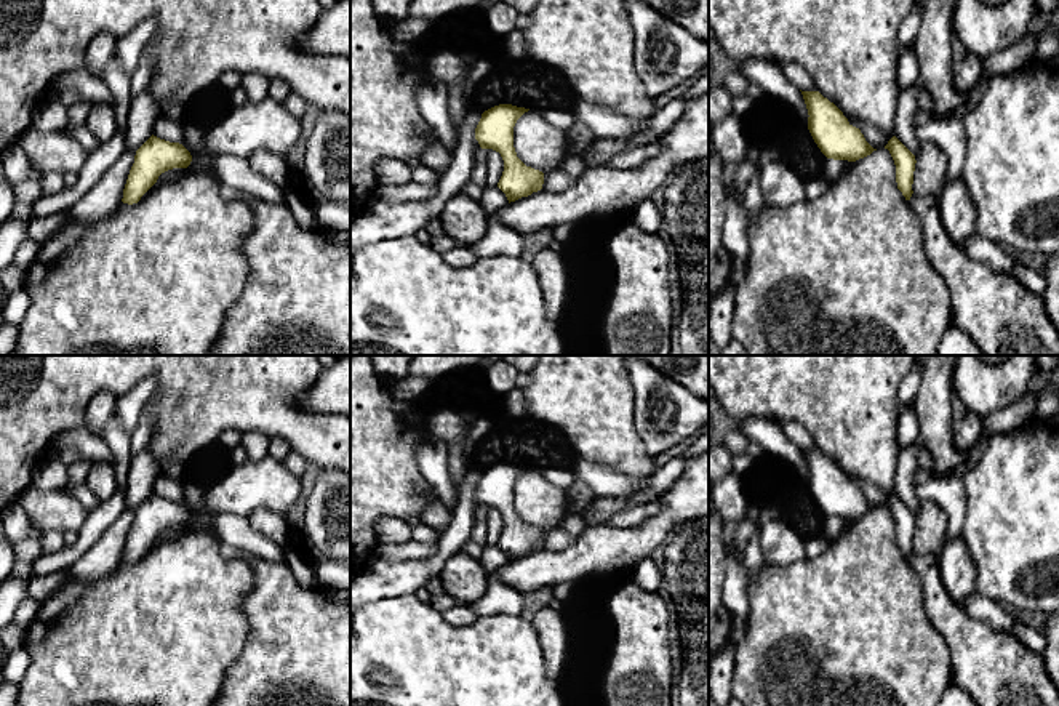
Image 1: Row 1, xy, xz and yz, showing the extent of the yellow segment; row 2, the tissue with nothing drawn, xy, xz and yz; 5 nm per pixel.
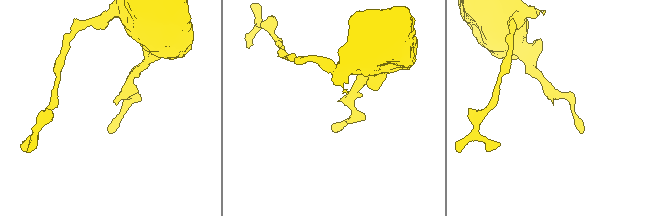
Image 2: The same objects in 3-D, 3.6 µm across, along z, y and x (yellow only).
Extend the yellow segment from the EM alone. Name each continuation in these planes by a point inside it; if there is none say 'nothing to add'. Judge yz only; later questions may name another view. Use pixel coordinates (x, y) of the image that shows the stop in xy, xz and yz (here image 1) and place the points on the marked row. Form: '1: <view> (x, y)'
nothing to add

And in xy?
nothing to add

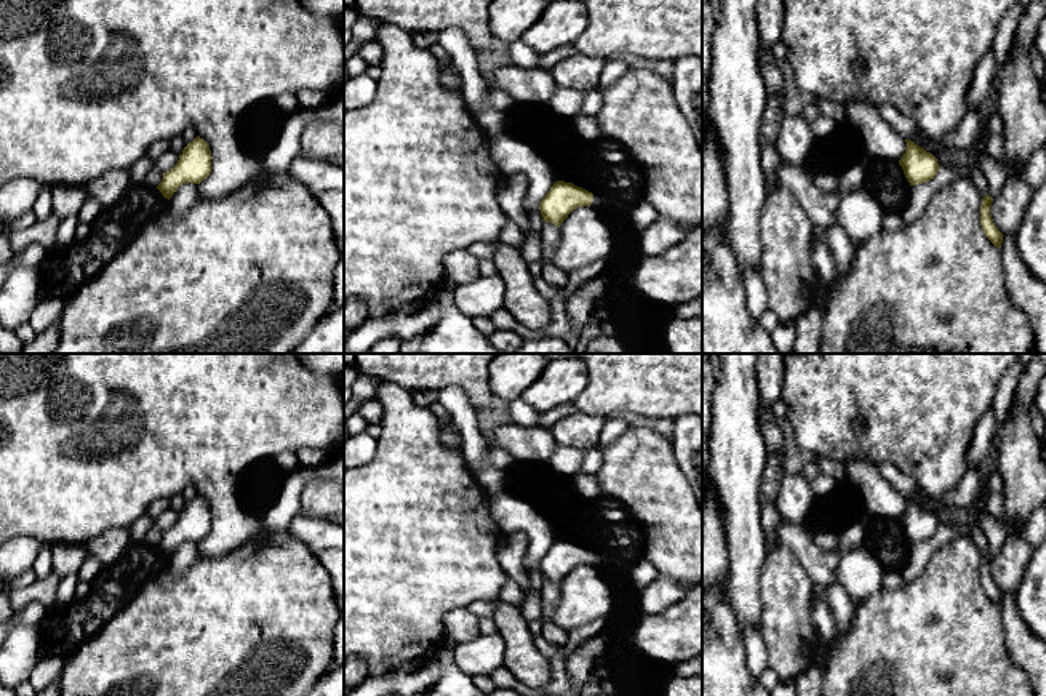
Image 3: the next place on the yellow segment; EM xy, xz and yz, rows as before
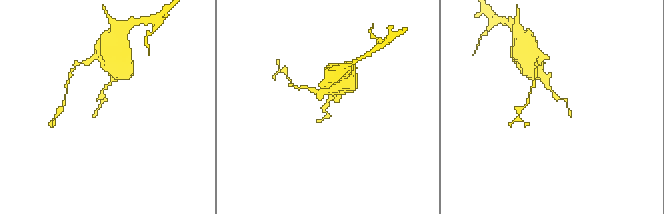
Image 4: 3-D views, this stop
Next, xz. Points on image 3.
1: xz (598, 200)

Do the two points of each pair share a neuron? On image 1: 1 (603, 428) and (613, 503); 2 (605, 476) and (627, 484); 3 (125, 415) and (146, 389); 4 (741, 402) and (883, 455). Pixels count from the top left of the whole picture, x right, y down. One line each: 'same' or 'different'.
1: different
2: same
3: same
4: same

